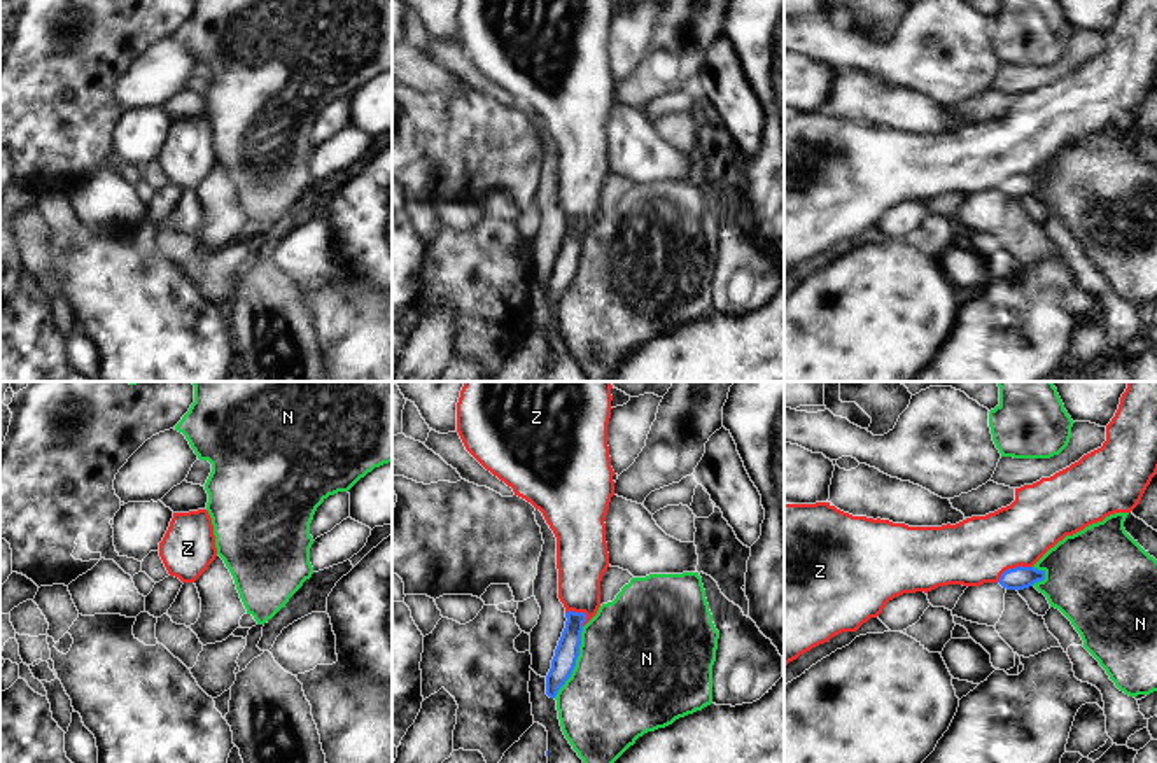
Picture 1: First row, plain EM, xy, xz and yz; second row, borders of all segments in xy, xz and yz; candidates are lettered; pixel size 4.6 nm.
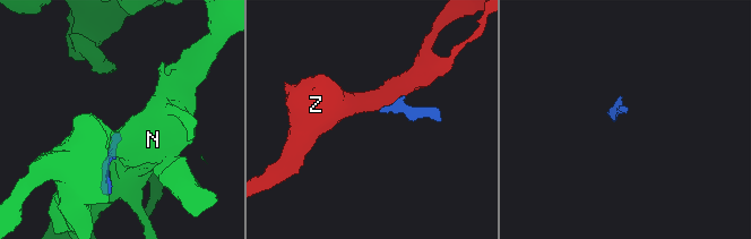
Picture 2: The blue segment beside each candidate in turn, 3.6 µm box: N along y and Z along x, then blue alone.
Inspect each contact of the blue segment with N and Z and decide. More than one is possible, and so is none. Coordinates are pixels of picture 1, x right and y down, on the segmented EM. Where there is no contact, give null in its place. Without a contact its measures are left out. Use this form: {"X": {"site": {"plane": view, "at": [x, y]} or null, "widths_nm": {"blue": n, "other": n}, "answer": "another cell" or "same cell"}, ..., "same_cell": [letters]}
{"N": {"site": {"plane": "xz", "at": [574, 662]}, "widths_nm": {"blue": 110, "other": 480}, "answer": "another cell"}, "Z": {"site": {"plane": "yz", "at": [1012, 569]}, "widths_nm": {"blue": 110, "other": 300}, "answer": "same cell"}, "same_cell": ["Z"]}

